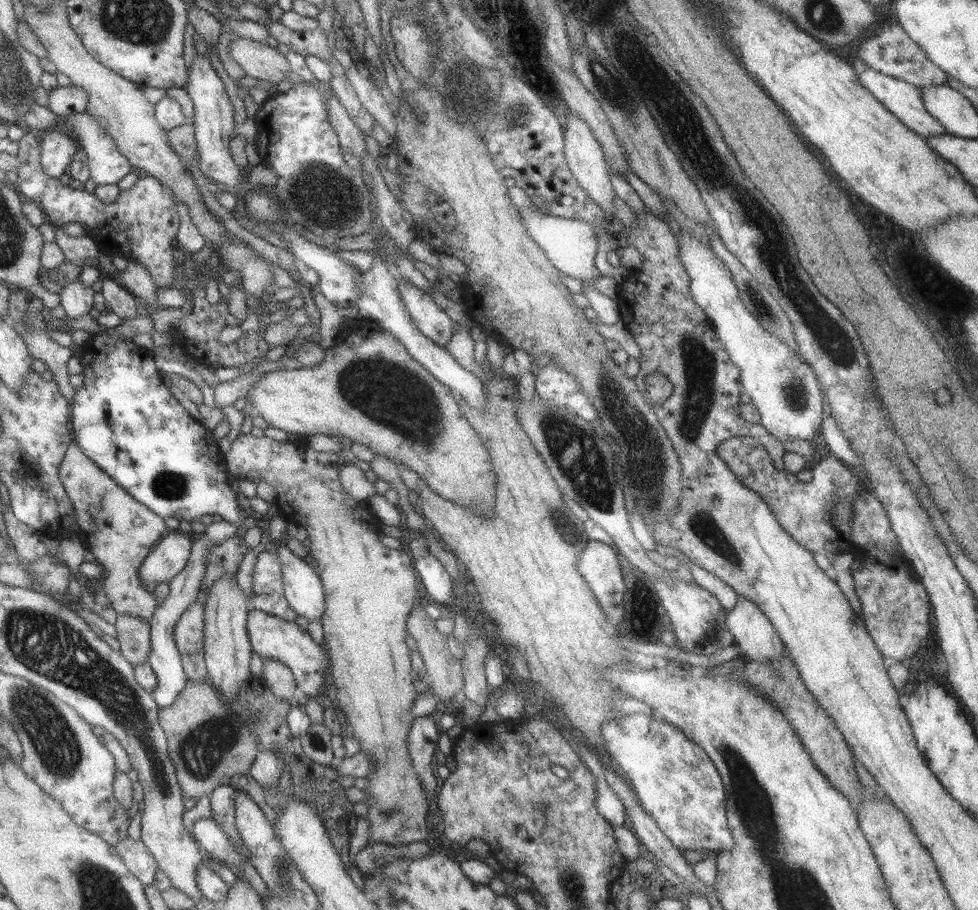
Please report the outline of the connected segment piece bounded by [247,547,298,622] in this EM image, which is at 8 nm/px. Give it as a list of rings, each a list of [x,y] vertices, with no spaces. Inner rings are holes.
[[[257,549],[257,563],[253,570],[253,583],[252,593],[254,596],[250,598],[247,608],[260,610],[271,614],[272,616],[277,616],[282,620],[287,620],[288,622],[296,622],[296,617],[298,614],[290,608],[290,604],[286,601],[284,592],[284,577],[283,577],[283,564],[281,563],[280,557],[275,553],[269,551],[264,551]]]

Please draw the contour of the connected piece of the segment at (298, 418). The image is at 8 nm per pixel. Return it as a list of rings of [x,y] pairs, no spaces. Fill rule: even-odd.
[[[362,317],[354,324],[340,328],[334,345],[325,350],[322,362],[312,368],[299,366],[266,372],[253,384],[248,396],[253,402],[253,413],[262,416],[270,427],[300,438],[314,434],[350,438],[364,444],[375,455],[386,456],[398,466],[414,471],[436,495],[460,507],[477,510],[484,519],[492,517],[496,472],[482,439],[464,416],[451,389],[414,360],[406,347],[376,321]]]

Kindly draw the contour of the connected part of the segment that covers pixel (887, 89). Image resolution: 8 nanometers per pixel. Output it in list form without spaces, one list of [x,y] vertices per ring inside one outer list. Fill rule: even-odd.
[[[872,67],[857,73],[861,83],[894,116],[920,136],[941,135],[947,130],[934,119],[922,98],[921,89],[905,80],[886,76]]]

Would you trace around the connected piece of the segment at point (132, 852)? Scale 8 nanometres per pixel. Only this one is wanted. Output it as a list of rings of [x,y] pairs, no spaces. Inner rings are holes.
[[[126,838],[115,844],[118,854],[126,863],[128,870],[145,885],[152,885],[158,863],[149,848],[142,842]]]

